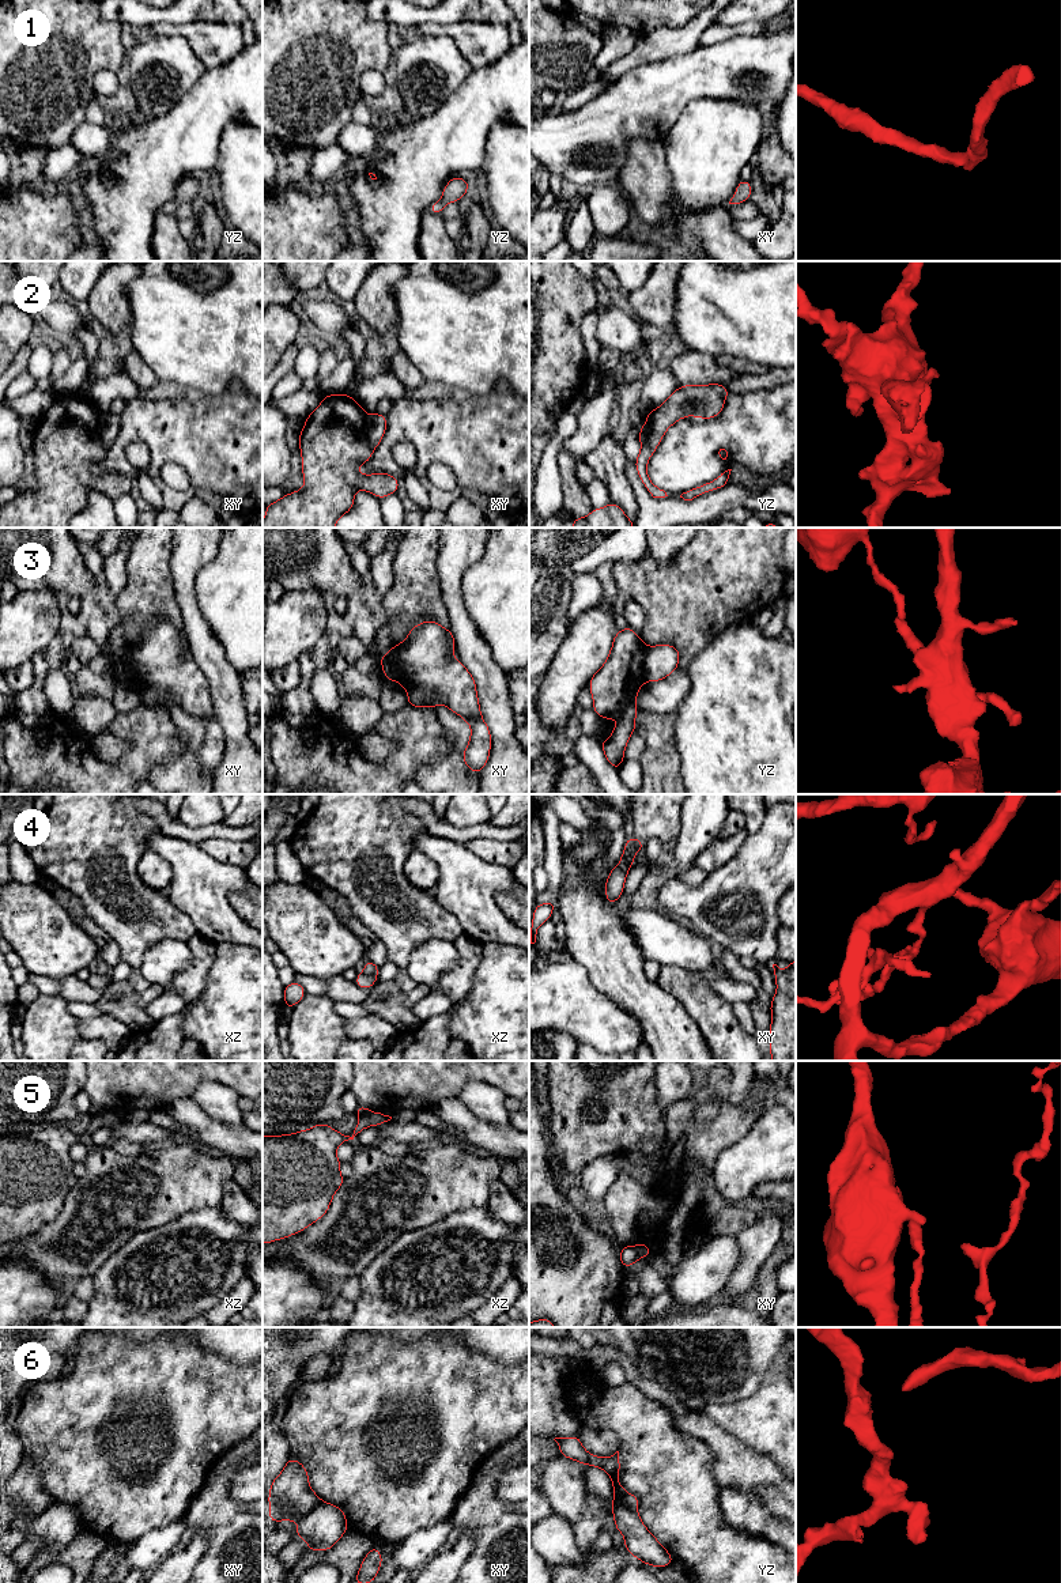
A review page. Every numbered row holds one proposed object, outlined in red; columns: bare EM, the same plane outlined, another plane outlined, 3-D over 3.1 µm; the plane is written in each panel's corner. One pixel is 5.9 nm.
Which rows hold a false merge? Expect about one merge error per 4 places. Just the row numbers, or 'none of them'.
2, 3, 4, 5, 6

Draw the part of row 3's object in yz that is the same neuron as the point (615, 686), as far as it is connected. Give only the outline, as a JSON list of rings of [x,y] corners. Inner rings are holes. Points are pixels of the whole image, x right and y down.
[[[631,627],[618,631],[604,665],[592,676],[589,690],[593,710],[600,718],[618,718],[609,738],[601,741],[608,763],[618,771],[624,749],[635,732],[635,699],[645,679],[647,646]]]

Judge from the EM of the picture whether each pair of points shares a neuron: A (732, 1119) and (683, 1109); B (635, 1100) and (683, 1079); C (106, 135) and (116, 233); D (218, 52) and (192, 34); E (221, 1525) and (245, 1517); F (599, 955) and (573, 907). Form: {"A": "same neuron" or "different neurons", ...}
{"A": "same neuron", "B": "different neurons", "C": "same neuron", "D": "same neuron", "E": "same neuron", "F": "same neuron"}

